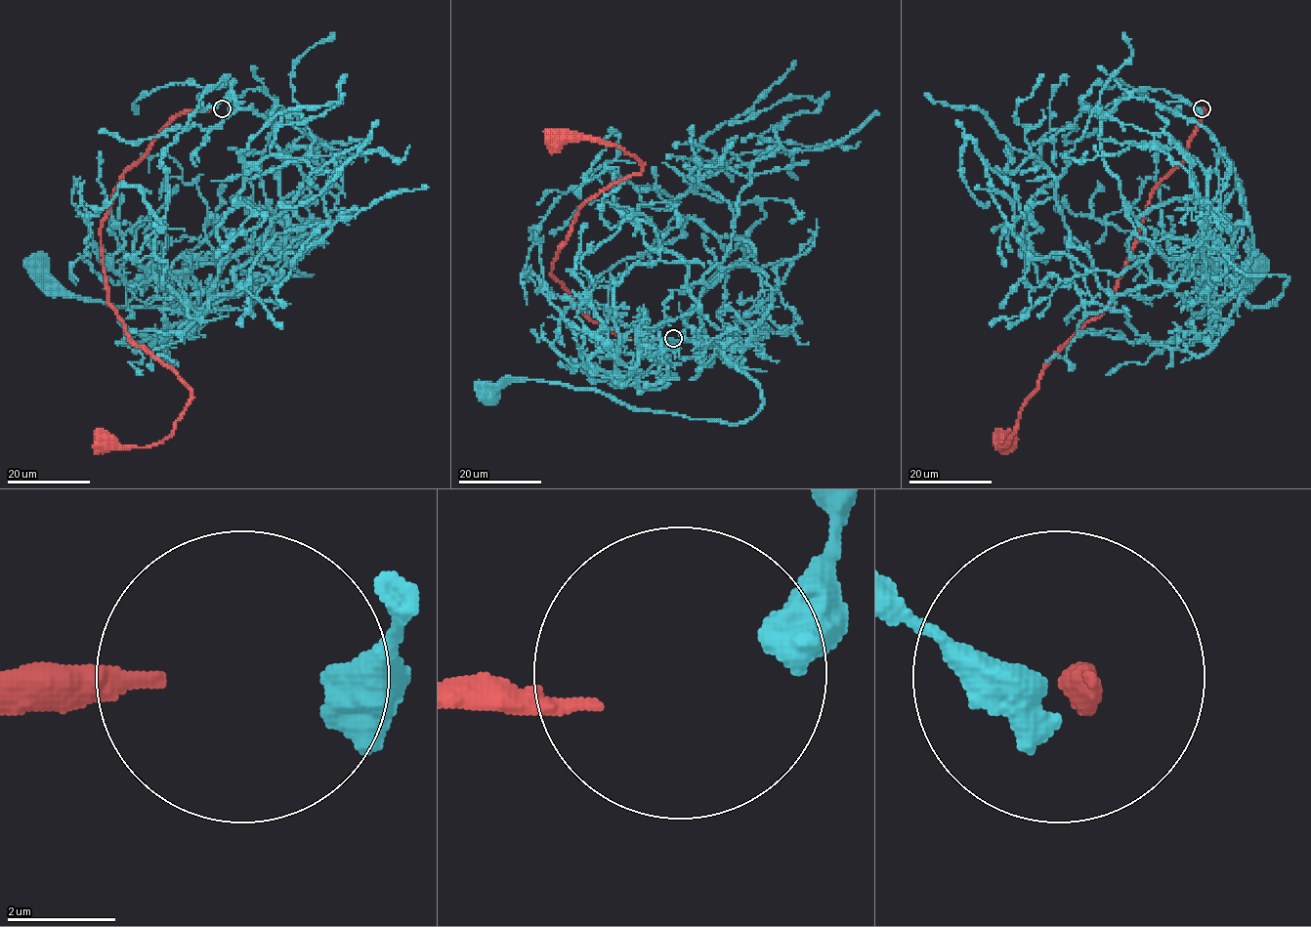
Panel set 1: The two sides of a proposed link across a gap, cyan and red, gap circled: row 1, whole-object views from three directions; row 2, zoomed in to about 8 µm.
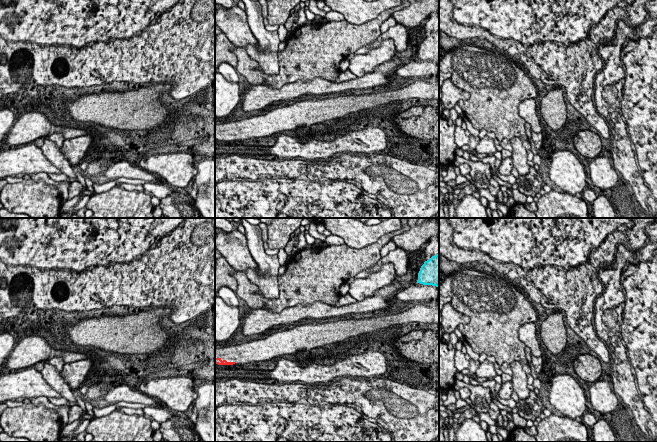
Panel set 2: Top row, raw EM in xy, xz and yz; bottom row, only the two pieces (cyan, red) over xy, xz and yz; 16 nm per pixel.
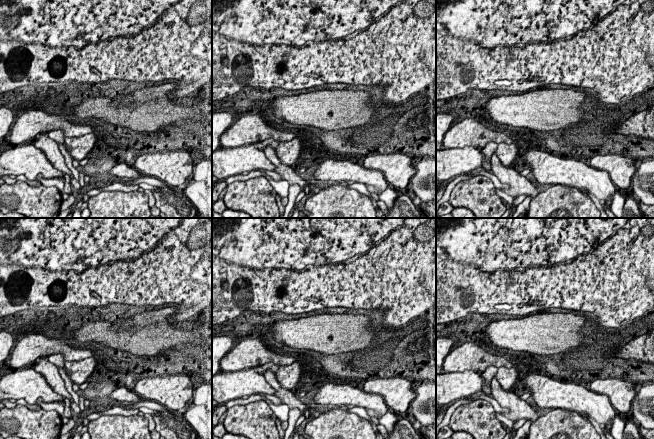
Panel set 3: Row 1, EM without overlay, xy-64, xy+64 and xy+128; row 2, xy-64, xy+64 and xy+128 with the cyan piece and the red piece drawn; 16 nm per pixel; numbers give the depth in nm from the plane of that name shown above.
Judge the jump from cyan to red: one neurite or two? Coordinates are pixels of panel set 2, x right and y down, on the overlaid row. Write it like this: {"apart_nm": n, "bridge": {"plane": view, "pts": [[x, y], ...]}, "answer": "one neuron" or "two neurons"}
{"apart_nm": 3200, "bridge": {"plane": "xz", "pts": [[417, 282], [234, 362]]}, "answer": "two neurons"}

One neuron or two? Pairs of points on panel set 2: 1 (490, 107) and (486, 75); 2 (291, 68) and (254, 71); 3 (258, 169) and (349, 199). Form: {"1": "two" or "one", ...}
{"1": "one", "2": "one", "3": "one"}

